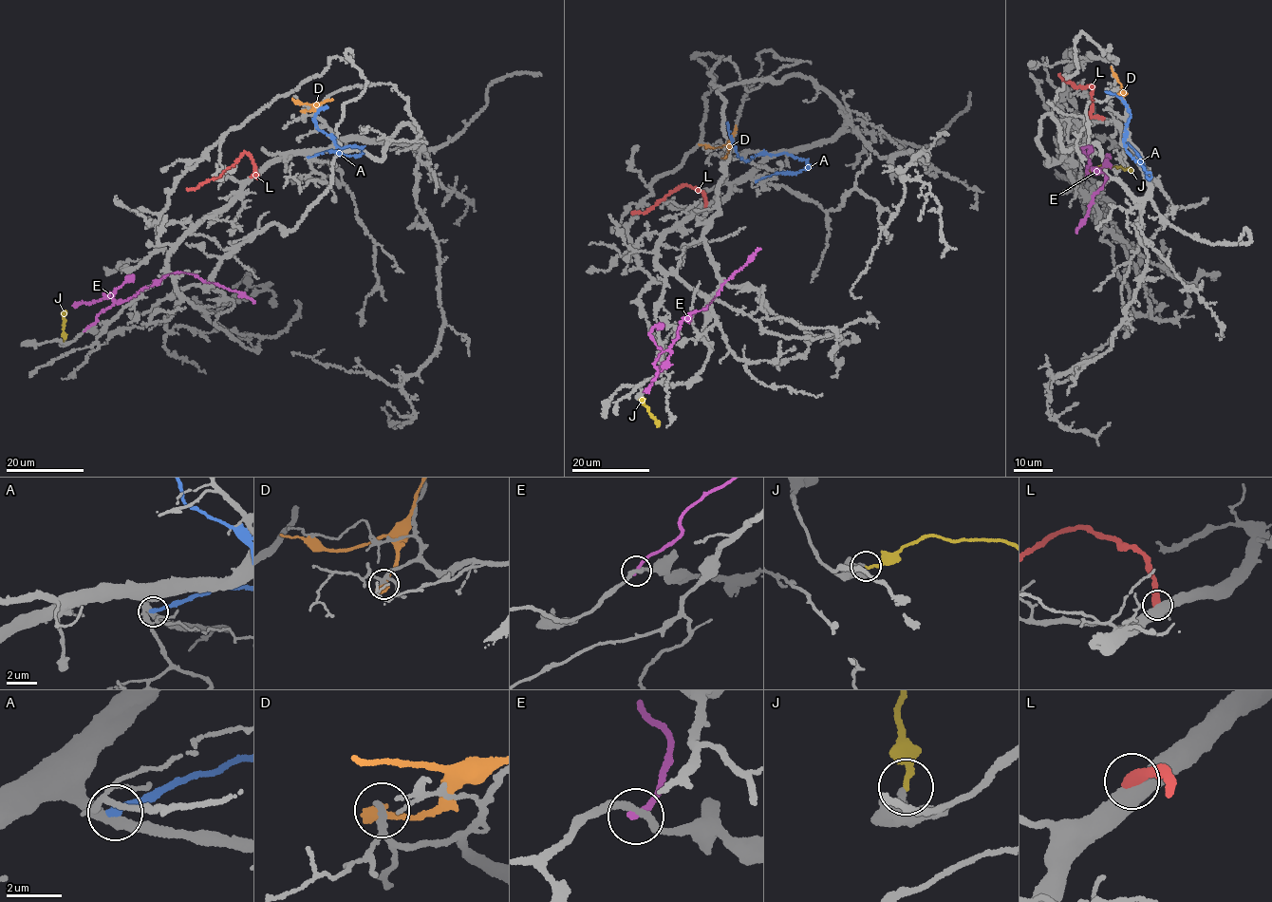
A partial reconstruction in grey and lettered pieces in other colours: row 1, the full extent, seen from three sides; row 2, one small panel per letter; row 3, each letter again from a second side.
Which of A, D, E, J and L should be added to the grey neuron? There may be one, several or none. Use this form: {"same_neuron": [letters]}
{"same_neuron": []}

